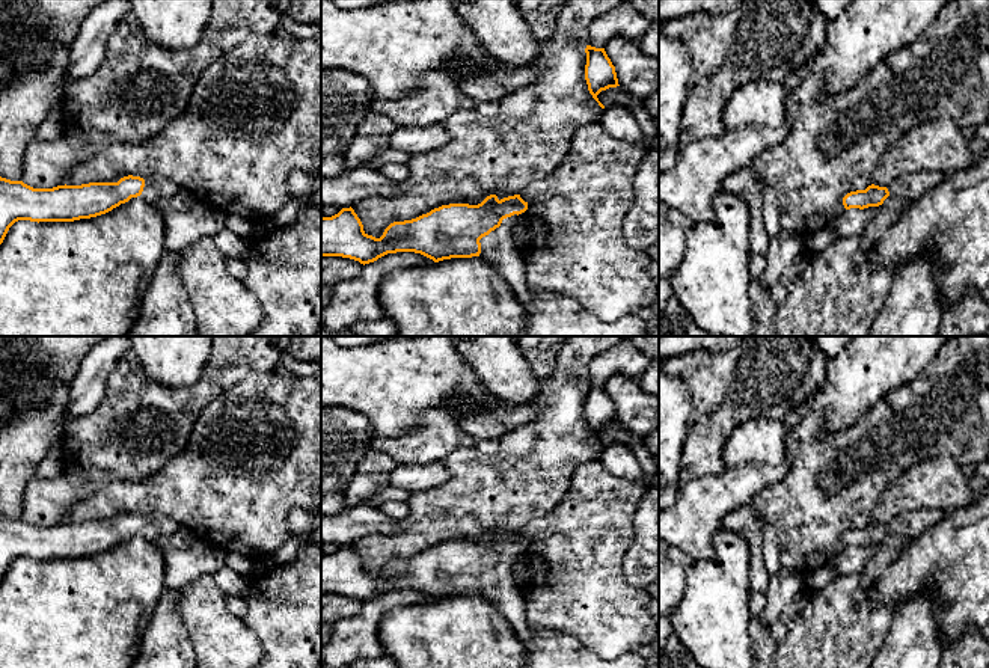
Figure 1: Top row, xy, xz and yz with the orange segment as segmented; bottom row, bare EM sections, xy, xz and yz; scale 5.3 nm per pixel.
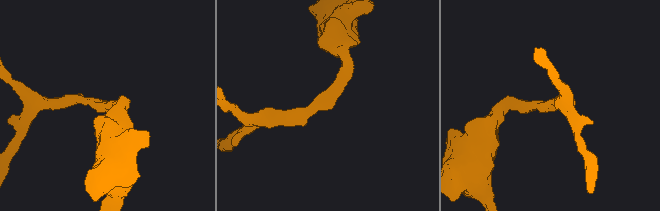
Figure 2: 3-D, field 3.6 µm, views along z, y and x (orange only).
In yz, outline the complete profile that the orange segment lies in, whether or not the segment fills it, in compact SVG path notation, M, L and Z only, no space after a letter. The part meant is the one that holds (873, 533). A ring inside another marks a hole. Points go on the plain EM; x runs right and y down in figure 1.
M917 510L906 513L888 525L868 523L865 528L850 529L843 535L846 547L879 544L888 534L903 535L909 540L920 538L927 529L938 525L945 517L939 510Z

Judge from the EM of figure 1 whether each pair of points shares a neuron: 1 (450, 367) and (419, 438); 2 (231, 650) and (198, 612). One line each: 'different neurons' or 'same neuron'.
1: different neurons
2: same neuron

